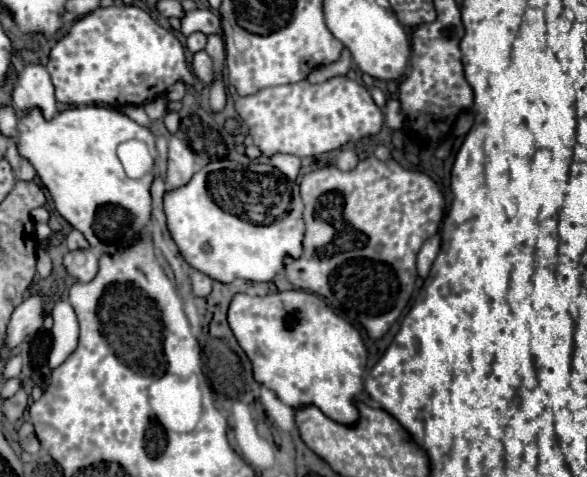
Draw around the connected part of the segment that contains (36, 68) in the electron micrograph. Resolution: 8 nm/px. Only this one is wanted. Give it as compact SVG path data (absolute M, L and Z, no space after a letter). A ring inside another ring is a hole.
M28 64L18 72L12 90L12 100L14 106L24 112L32 108L42 108L46 118L54 118L58 114L54 86L50 82L48 70L40 64Z

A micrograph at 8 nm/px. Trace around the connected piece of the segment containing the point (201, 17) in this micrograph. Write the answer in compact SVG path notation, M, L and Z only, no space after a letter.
M192 10L192 12L186 12L186 16L182 18L182 34L188 36L194 30L204 32L206 36L210 36L210 34L222 36L224 34L220 18L214 12L210 12L210 10Z

